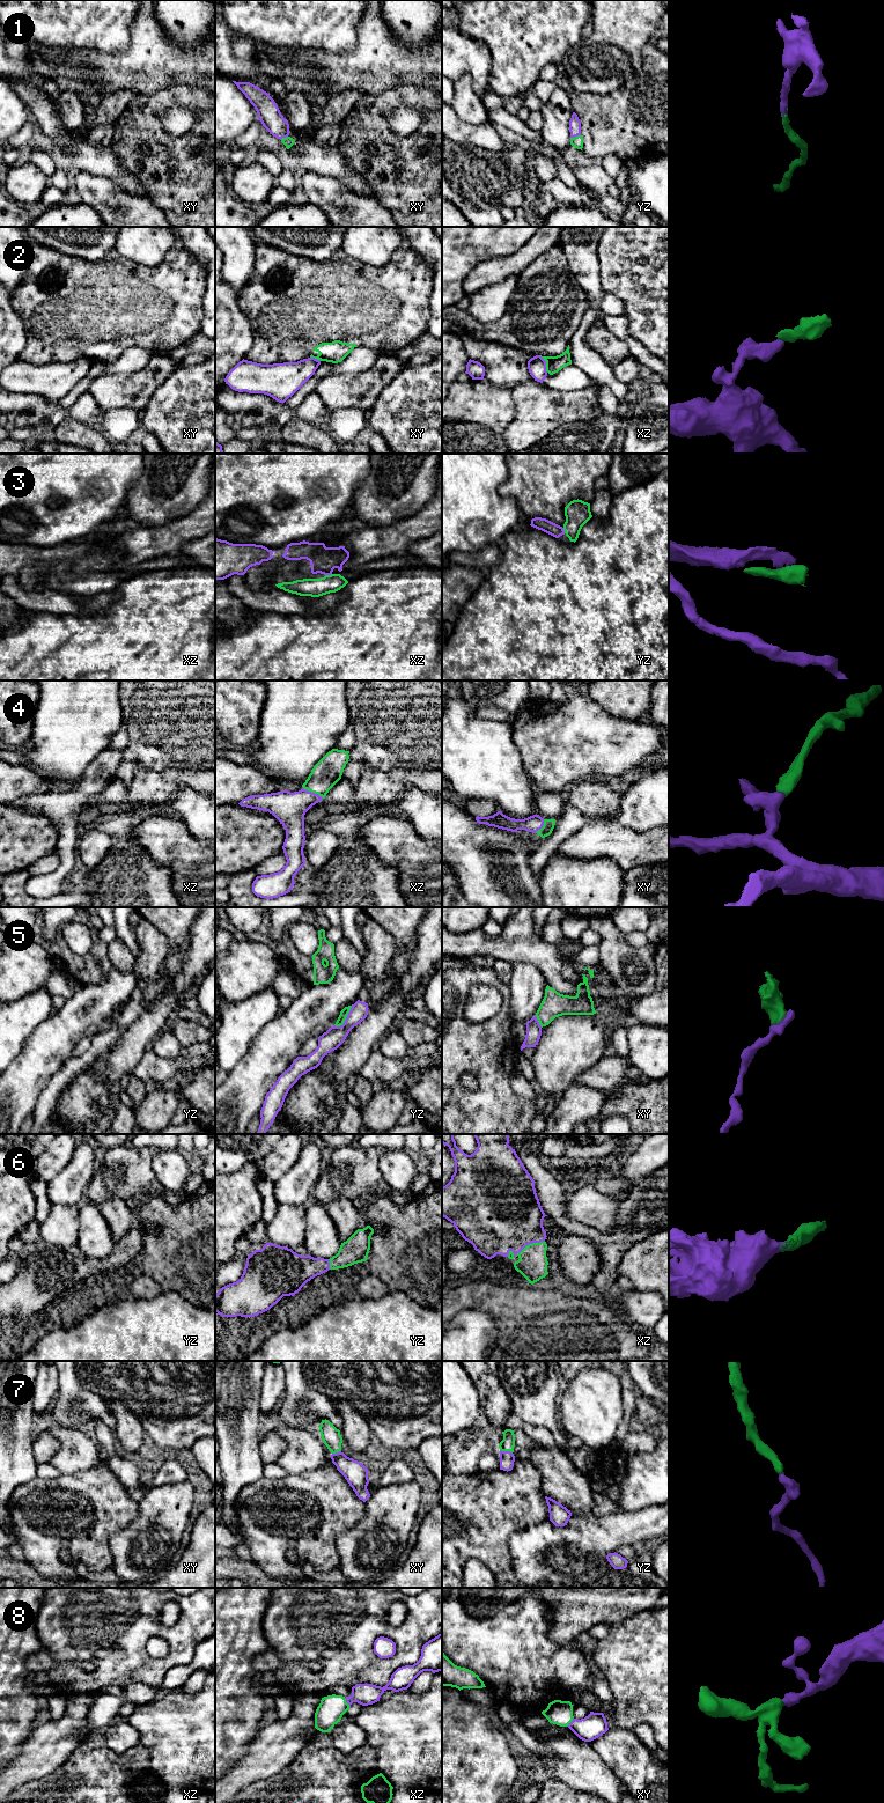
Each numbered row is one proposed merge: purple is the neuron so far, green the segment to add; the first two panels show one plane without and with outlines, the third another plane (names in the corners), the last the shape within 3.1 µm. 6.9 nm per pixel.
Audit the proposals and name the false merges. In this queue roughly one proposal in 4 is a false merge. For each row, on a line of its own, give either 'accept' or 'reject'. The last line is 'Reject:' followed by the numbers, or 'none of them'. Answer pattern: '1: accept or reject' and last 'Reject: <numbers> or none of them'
1: accept
2: reject
3: accept
4: accept
5: reject
6: accept
7: accept
8: accept
Reject: 2, 5

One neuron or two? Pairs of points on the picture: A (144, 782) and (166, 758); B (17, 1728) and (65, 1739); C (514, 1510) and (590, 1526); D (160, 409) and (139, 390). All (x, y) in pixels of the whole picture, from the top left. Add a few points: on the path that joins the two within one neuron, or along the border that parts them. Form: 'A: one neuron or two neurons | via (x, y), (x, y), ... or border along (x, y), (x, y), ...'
A: two neurons | border along (183, 770), (138, 770), (131, 782)
B: two neurons | border along (32, 1729), (17, 1756)
C: two neurons | border along (549, 1518), (523, 1529)
D: two neurons | border along (167, 377), (154, 391), (142, 410)

